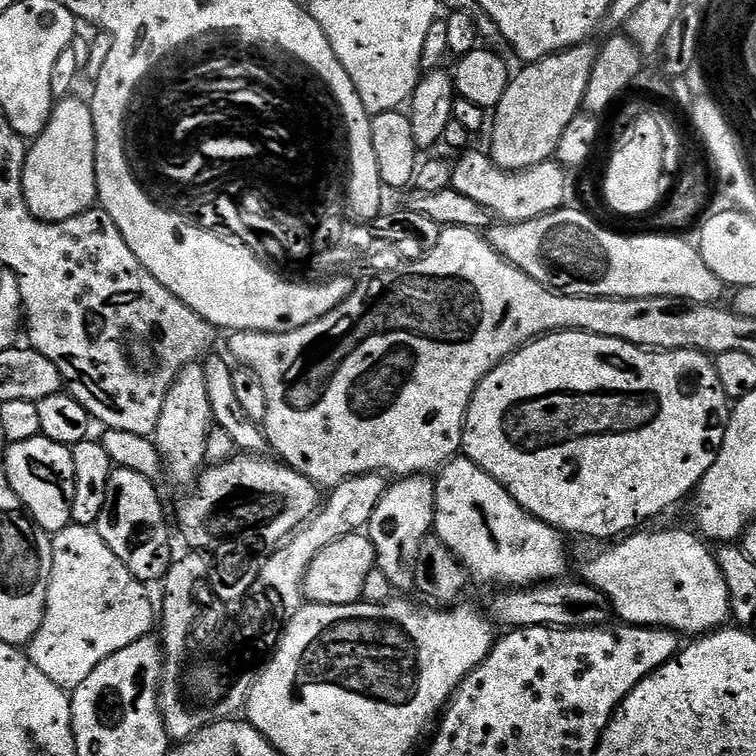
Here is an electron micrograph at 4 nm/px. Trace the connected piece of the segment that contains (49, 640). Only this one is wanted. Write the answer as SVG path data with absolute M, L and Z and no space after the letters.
M71 523L68 527L63 528L61 532L52 536L52 549L54 550L54 570L52 571L52 581L50 582L50 594L48 595L48 610L44 615L44 622L36 637L31 644L27 645L26 651L28 657L48 678L54 681L59 688L65 690L75 690L82 682L86 682L86 678L90 678L90 674L94 674L94 670L102 663L106 662L106 658L110 658L110 654L118 654L118 650L126 650L126 646L130 646L134 642L145 639L149 635L148 632L152 628L152 623L157 623L158 608L152 605L152 596L148 593L149 585L137 578L132 571L125 566L118 558L118 554L114 554L114 550L110 548L102 538L102 534L92 526L87 524Z

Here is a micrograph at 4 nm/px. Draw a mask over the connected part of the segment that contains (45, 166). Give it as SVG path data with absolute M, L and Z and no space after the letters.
M64 98L53 107L52 119L39 136L31 141L28 160L24 163L24 193L26 202L39 220L69 220L82 215L98 200L98 157L96 155L96 123L92 117L92 106L87 99Z

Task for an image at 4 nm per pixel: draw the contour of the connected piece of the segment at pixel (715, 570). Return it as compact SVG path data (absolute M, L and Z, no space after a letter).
M660 528L657 532L644 532L648 530L636 530L631 534L625 535L623 538L617 539L613 548L608 548L605 552L600 552L588 564L588 576L586 575L587 583L596 588L602 595L607 598L611 607L620 615L621 621L630 624L642 624L654 628L671 628L677 634L685 634L684 632L696 632L692 634L707 634L715 629L725 627L729 623L728 615L734 610L732 594L728 589L727 578L724 577L724 571L720 568L720 561L715 551L711 552L707 548L709 545L695 531L687 532L684 528Z

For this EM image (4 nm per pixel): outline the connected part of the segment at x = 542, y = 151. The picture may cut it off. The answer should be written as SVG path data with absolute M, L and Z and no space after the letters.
M588 42L577 44L575 48L570 48L566 52L556 52L544 60L525 63L524 69L509 79L506 94L494 109L496 121L492 124L490 155L496 164L510 172L521 172L539 164L549 163L555 157L558 142L565 140L564 135L570 122L574 122L574 118L581 115L588 99L588 87L598 55L597 49L595 47L592 49L590 45Z

